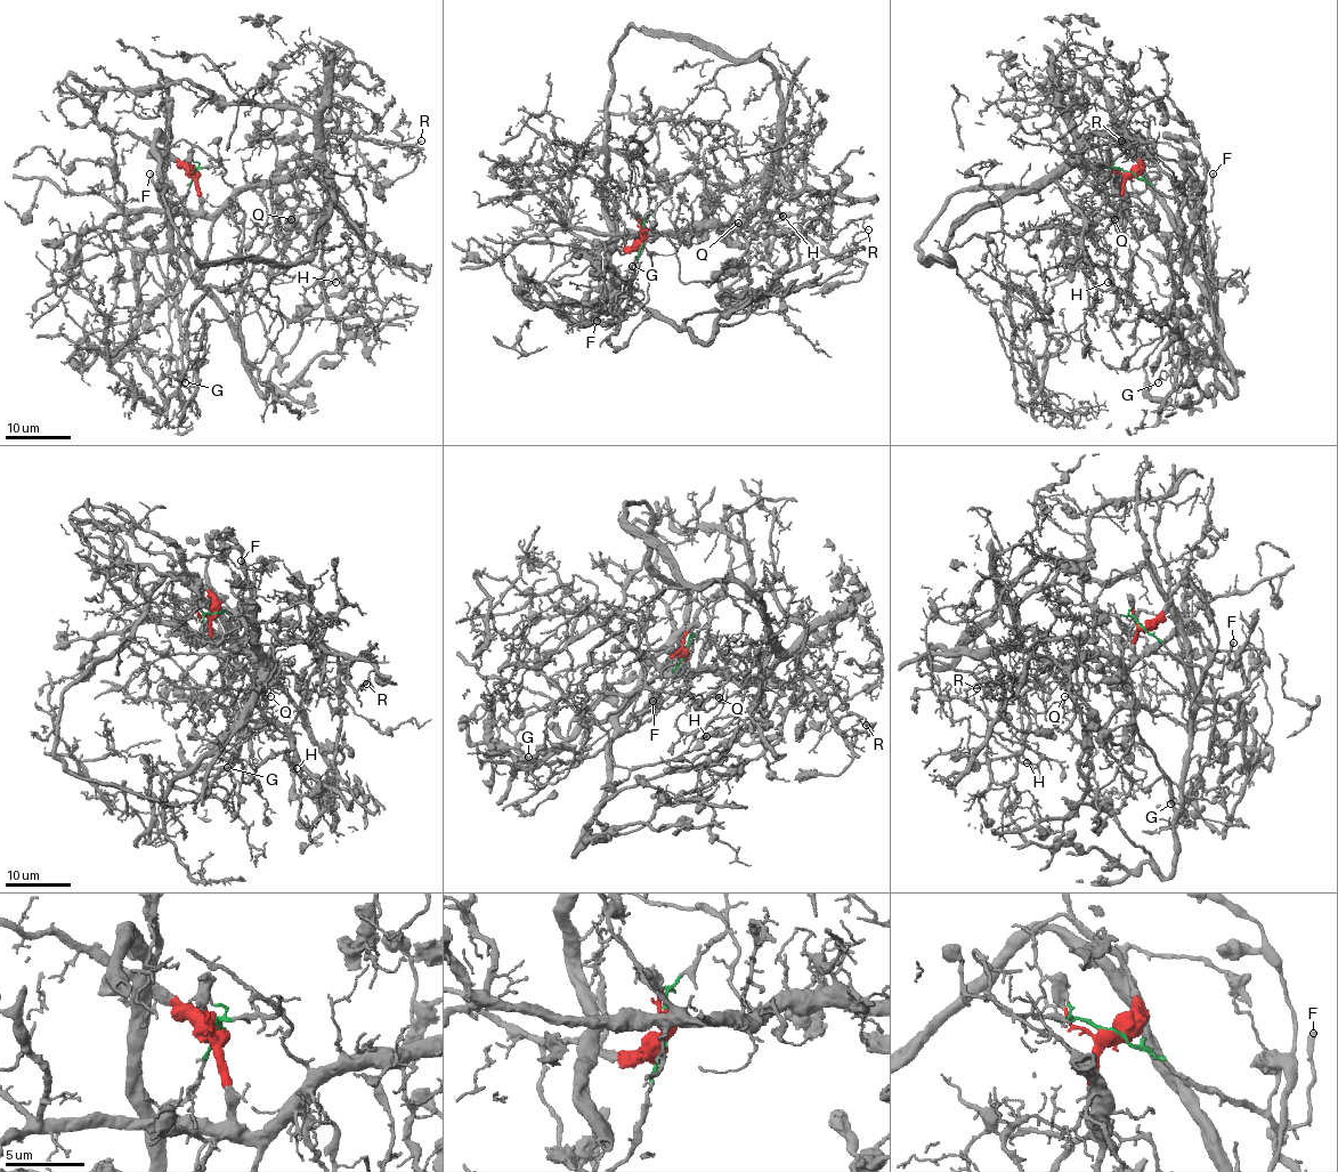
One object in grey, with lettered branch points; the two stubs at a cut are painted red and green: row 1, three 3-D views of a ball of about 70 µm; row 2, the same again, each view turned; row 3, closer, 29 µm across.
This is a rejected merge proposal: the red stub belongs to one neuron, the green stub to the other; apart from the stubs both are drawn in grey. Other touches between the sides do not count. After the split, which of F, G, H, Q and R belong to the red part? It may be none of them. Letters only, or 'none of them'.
H, Q, R

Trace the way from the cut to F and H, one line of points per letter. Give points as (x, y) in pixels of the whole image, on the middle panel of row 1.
F: (643, 239), (633, 281), (613, 308), (610, 320), (598, 322)
H: (643, 239), (731, 227), (760, 200), (775, 166), (794, 192), (805, 190), (768, 219), (783, 216)

